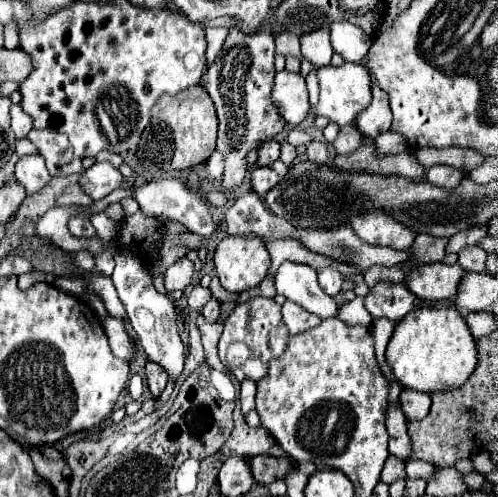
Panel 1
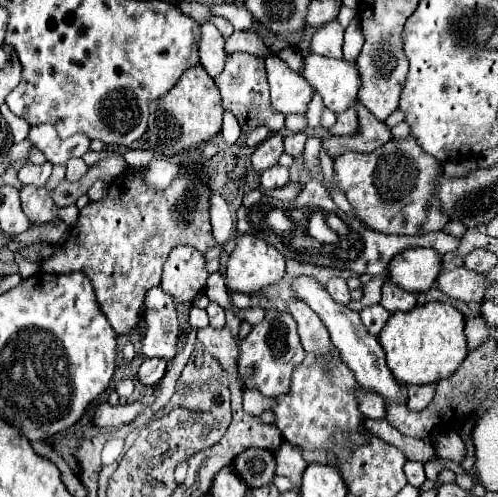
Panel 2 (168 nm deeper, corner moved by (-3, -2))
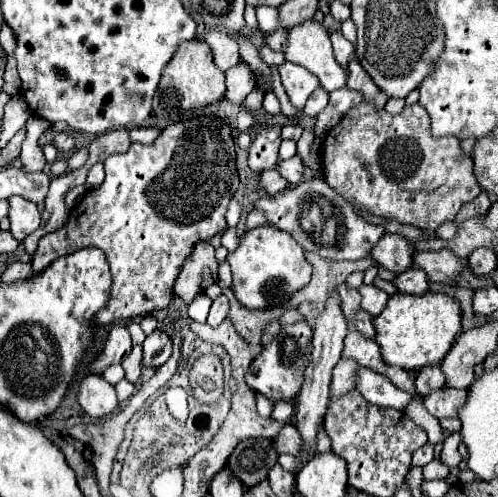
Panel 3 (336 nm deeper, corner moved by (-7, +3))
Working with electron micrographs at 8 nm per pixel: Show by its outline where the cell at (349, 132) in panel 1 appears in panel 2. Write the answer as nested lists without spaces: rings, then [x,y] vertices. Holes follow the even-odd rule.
[[[349,107],[341,113],[337,113],[337,123],[329,129],[329,133],[333,135],[349,135],[357,129],[357,111],[355,107]]]

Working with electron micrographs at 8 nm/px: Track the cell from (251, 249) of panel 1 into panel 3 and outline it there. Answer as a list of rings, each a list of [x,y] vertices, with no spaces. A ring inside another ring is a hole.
[[[259,226],[247,230],[235,252],[229,254],[227,262],[233,272],[233,292],[245,308],[267,308],[287,302],[291,294],[303,288],[311,280],[311,266],[305,260],[303,248],[291,238],[291,234],[277,230],[275,226]]]

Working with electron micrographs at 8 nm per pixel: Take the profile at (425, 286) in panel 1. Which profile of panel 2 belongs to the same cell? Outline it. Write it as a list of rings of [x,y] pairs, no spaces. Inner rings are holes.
[[[409,247],[401,253],[397,253],[391,263],[389,263],[389,281],[393,281],[397,287],[411,291],[411,293],[421,293],[427,291],[429,287],[435,285],[435,275],[441,271],[441,257],[429,249],[429,247]]]

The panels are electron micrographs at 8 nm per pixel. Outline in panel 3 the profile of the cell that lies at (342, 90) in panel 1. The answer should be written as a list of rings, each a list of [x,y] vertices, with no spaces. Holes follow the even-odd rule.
[[[307,20],[299,26],[293,26],[287,36],[289,44],[285,48],[285,56],[289,62],[305,66],[319,78],[321,86],[327,92],[345,86],[347,72],[343,70],[343,66],[339,66],[339,62],[335,62],[329,34],[319,22]]]

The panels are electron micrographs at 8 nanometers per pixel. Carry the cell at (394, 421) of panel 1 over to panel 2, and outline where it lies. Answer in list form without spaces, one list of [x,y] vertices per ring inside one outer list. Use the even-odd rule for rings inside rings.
[[[299,277],[295,279],[293,283],[293,289],[297,293],[297,297],[301,301],[307,301],[313,311],[321,317],[321,321],[325,323],[325,327],[329,329],[329,335],[331,335],[331,341],[333,345],[339,349],[341,353],[341,359],[343,363],[355,373],[357,381],[365,387],[365,389],[373,389],[373,391],[379,391],[385,401],[397,401],[401,403],[403,397],[401,397],[401,385],[395,381],[395,377],[391,375],[387,363],[385,363],[385,351],[381,347],[381,343],[377,341],[375,335],[371,335],[367,331],[367,327],[361,323],[361,317],[357,311],[345,307],[345,305],[339,305],[331,299],[331,295],[327,293],[327,289],[323,285],[319,285],[317,281],[313,281],[311,277]]]

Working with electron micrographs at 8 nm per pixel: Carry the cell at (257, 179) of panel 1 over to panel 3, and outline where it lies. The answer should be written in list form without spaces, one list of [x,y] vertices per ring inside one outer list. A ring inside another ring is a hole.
[[[293,156],[291,160],[279,162],[277,164],[277,172],[289,182],[289,184],[299,184],[301,176],[303,176],[303,162],[299,156]]]

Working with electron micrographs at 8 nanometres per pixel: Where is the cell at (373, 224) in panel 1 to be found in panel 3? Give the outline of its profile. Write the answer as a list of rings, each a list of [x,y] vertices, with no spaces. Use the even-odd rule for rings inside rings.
[[[361,102],[357,108],[349,110],[323,138],[323,178],[333,190],[339,190],[343,198],[357,202],[379,218],[393,218],[401,224],[413,224],[433,232],[453,220],[459,208],[481,192],[473,176],[473,160],[461,152],[459,140],[451,136],[431,138],[429,114],[419,104],[405,106],[399,116],[391,116],[385,110],[377,112],[369,102]]]

